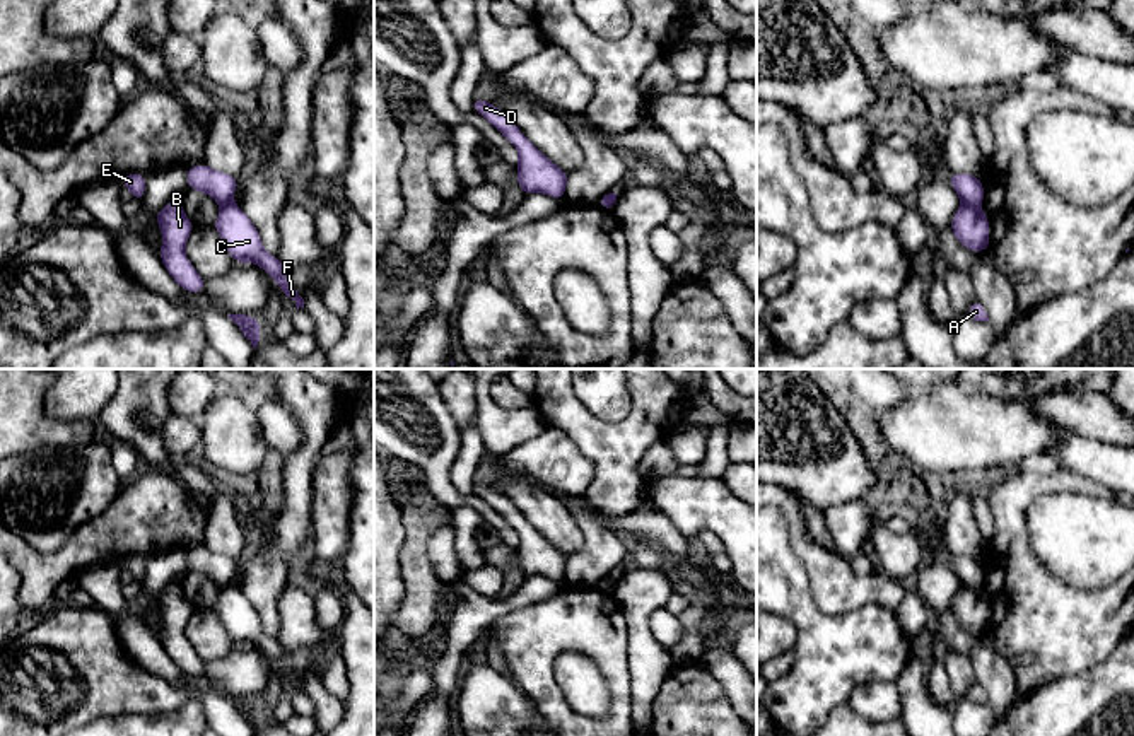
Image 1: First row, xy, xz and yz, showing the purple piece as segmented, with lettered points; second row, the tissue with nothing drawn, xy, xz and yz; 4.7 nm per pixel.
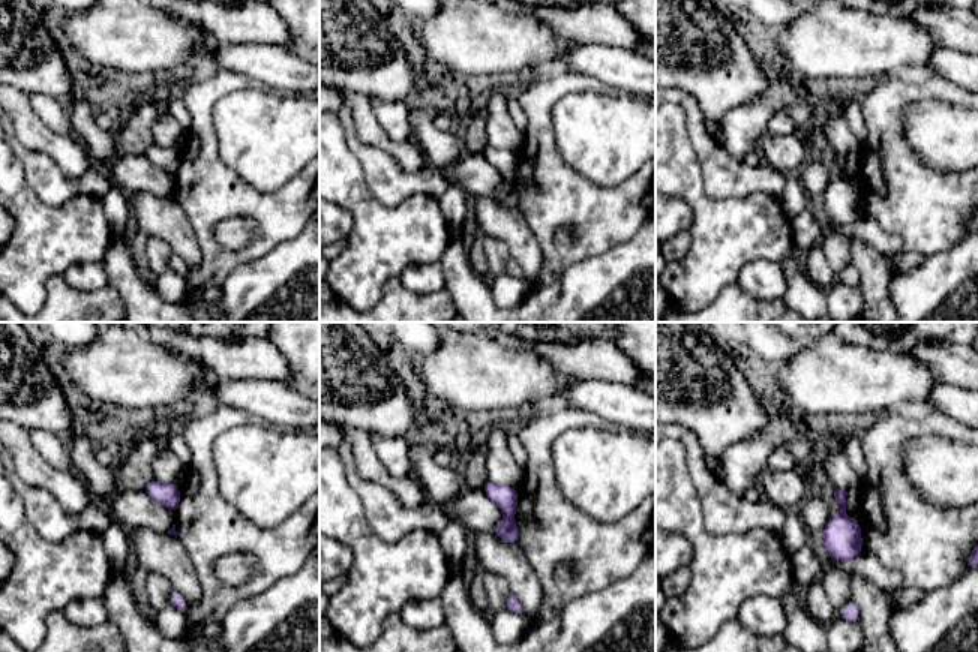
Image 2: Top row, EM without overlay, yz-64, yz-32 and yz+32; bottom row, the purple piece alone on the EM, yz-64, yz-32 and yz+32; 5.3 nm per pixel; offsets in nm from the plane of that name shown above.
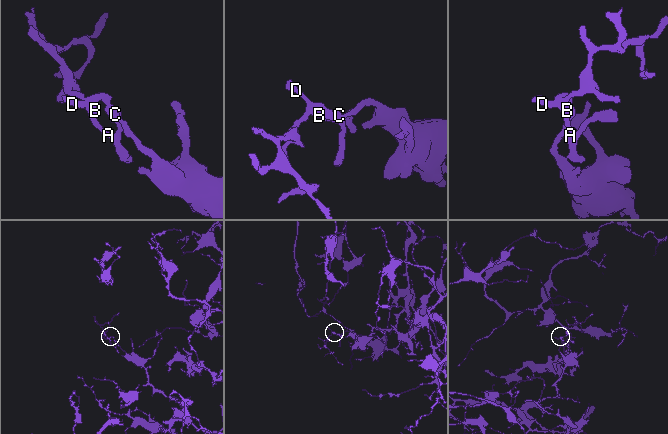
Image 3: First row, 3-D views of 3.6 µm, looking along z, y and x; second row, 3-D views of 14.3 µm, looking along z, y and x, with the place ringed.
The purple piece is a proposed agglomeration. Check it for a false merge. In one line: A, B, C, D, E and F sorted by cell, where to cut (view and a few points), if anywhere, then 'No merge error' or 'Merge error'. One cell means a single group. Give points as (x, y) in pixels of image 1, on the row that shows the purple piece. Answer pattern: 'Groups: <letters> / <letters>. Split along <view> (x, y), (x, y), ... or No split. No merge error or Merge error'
Groups: A B D E / C F. Split along yz (962, 202), (977, 207). Merge error

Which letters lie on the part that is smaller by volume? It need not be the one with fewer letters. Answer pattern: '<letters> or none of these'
A, B, D, E

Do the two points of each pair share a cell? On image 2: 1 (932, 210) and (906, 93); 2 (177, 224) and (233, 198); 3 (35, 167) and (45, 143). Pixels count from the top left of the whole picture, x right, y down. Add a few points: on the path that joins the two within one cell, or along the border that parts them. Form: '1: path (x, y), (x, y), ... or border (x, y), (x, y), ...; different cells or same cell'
1: path (903, 182), (893, 150), (893, 122); same cell
2: border (176, 203), (186, 216), (201, 252); different cells
3: border (15, 135), (26, 147), (45, 153), (66, 177); different cells

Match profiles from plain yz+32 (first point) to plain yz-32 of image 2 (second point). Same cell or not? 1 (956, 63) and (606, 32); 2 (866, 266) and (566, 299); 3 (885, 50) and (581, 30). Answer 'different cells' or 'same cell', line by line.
1: different cells
2: different cells
3: different cells

